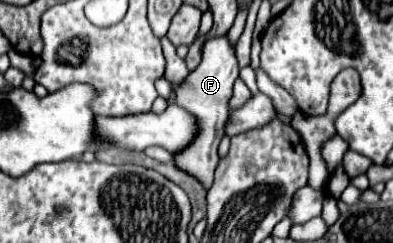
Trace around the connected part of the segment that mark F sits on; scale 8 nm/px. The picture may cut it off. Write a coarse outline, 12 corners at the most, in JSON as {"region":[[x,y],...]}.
{"region":[[226,37],[204,43],[176,105],[198,119],[198,139],[174,155],[206,191],[218,165],[238,77]]}

